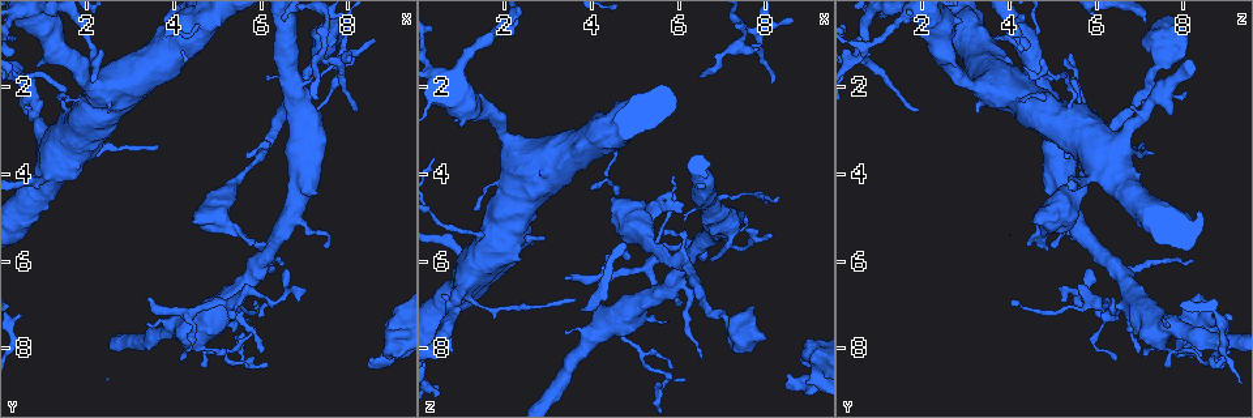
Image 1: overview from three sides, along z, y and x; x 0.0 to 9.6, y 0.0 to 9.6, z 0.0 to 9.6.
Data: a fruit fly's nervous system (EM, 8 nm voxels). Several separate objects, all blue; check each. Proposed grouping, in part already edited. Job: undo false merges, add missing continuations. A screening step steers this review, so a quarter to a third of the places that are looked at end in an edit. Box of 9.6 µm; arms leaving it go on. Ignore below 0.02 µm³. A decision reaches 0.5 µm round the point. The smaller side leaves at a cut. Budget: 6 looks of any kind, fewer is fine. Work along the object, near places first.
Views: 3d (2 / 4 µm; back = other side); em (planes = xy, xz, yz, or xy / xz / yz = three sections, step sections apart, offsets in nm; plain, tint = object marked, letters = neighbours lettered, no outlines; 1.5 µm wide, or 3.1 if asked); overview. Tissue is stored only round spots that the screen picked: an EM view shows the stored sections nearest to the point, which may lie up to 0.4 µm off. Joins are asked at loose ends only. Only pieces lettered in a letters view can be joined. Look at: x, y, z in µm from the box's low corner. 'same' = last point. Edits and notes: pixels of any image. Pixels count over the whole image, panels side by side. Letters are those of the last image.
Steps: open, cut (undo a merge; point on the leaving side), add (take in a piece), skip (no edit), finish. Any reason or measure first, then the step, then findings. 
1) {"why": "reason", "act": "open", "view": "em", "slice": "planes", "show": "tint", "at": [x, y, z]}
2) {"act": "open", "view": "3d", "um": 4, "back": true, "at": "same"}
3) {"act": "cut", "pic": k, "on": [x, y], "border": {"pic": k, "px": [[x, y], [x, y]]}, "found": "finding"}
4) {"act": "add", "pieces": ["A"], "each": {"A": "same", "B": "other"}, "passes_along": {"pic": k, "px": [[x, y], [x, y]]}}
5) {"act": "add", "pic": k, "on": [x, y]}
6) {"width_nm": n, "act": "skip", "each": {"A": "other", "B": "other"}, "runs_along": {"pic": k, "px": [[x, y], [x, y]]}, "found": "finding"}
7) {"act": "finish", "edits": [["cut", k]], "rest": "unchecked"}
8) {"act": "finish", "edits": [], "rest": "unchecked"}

{"act": "open", "view": "em", "slice": "planes", "show": "letters", "at": [5.80, 6.95, 4.00]}

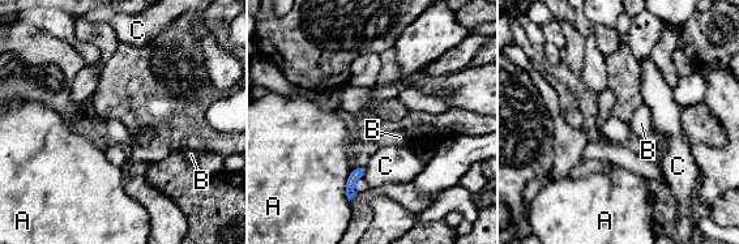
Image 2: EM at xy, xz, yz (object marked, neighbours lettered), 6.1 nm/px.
{"act": "skip", "each": {"A": "other", "B": "other", "C": "other"}, "border": {"pic": 2, "px": [[351, 170], [345, 185], [349, 201]]}, "found": "none of them fits"}

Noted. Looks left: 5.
{"why": "free end", "act": "open", "view": "3d", "um": 4, "at": [4.45, 5.10, 4.55]}

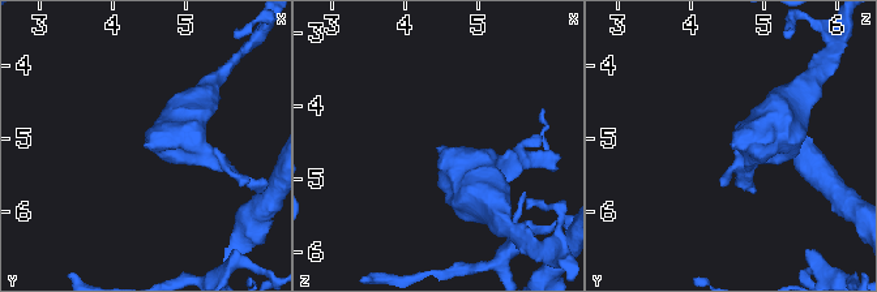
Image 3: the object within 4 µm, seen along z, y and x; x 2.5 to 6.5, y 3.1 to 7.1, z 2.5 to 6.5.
{"act": "open", "view": "em", "um": 3.1, "slice": "xy", "step": 8, "show": "letters", "at": [4.45, 5.15, 4.60]}

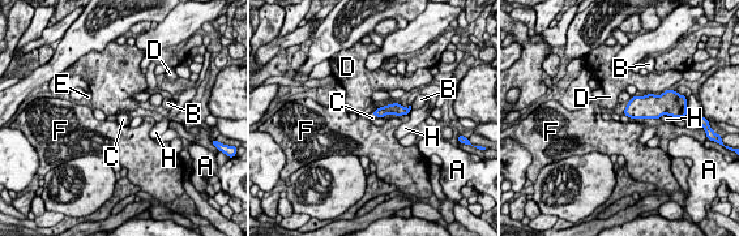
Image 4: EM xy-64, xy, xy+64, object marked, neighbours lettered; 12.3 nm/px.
{"why": "cut it another way", "act": "open", "view": "em", "um": 3.1, "slice": "planes", "show": "letters", "at": "same"}

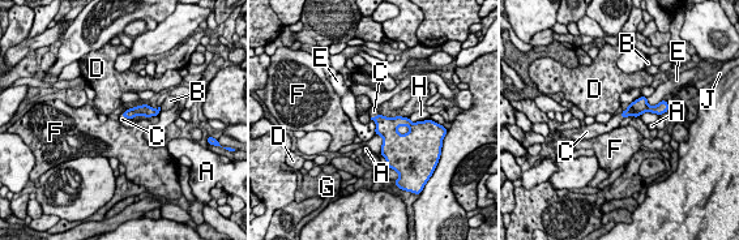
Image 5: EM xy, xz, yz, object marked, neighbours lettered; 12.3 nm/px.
{"longest_contact_nm": ["G", 200], "act": "add", "pieces": ["C"], "each": {"A": "other", "B": "other", "C": "same", "D": "other", "E": "other", "F": "other", "G": "other", "H": "other", "J": "other"}, "found": "the neuron continues"}

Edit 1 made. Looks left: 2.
{"act": "finish", "edits": [["add", 5]], "rest": "unchecked"}

